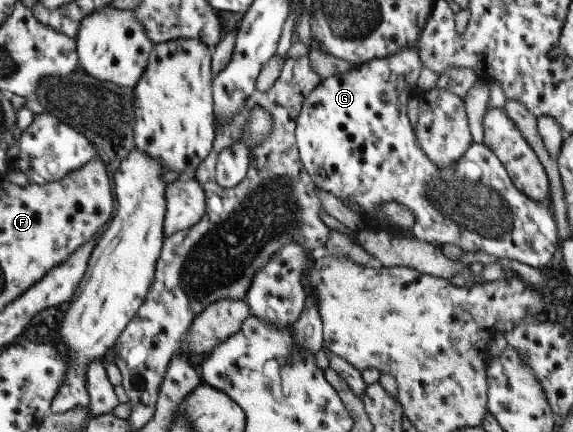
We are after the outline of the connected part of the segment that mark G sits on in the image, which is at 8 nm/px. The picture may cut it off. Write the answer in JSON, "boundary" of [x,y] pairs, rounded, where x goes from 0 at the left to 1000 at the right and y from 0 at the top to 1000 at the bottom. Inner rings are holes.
{"boundary":[[[705,106],[684,127],[644,137],[600,164],[600,169],[562,181],[551,194],[551,201],[546,201],[545,211],[538,213],[515,275],[515,333],[518,336],[518,352],[522,354],[524,377],[529,391],[536,396],[536,403],[545,412],[545,419],[555,435],[579,447],[586,458],[593,458],[595,465],[600,458],[609,458],[614,470],[625,475],[627,486],[632,486],[639,498],[646,498],[647,507],[653,507],[656,514],[663,509],[668,516],[667,525],[672,530],[689,535],[691,539],[714,532],[729,558],[759,558],[764,567],[787,563],[798,567],[810,581],[834,579],[841,581],[841,586],[860,590],[869,600],[894,600],[894,604],[904,604],[904,609],[913,609],[925,618],[953,616],[960,600],[963,600],[967,576],[970,576],[970,516],[963,500],[962,454],[960,468],[956,463],[937,468],[935,463],[914,456],[908,444],[890,435],[883,400],[876,394],[871,368],[866,368],[859,350],[841,331],[824,329],[792,380],[782,380],[775,389],[764,389],[761,380],[750,375],[750,368],[747,368],[731,343],[724,324],[721,299],[716,292],[716,280],[709,273],[709,229],[712,229],[716,206],[723,201],[736,155],[738,146],[733,141],[729,109]],[[667,468],[691,468],[707,475],[710,484],[717,488],[717,495],[723,495],[723,521],[719,521],[719,525],[693,525],[693,521],[686,521],[686,516],[675,516],[675,507],[661,493],[661,475]]]}

